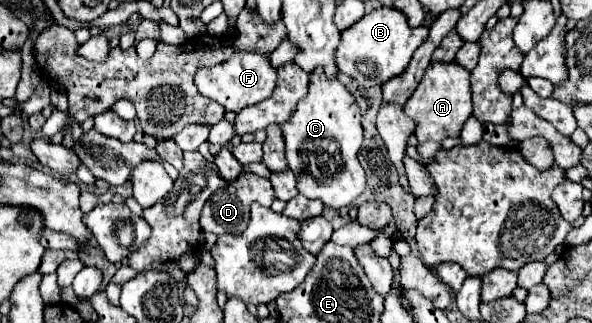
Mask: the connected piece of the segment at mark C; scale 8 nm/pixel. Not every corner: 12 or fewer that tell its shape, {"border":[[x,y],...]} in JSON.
{"border":[[321,68],[281,124],[297,190],[347,208],[365,190],[355,98]]}

